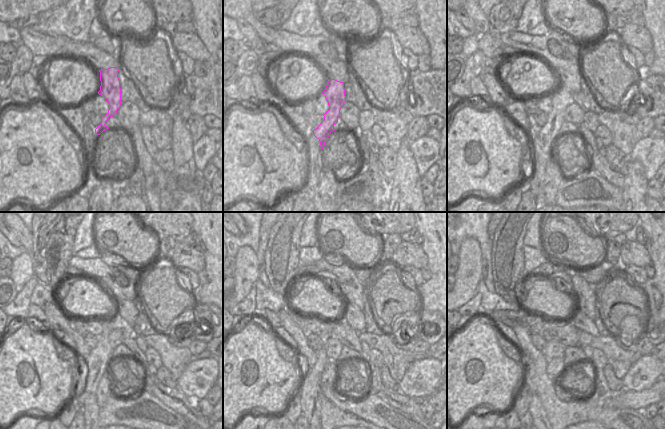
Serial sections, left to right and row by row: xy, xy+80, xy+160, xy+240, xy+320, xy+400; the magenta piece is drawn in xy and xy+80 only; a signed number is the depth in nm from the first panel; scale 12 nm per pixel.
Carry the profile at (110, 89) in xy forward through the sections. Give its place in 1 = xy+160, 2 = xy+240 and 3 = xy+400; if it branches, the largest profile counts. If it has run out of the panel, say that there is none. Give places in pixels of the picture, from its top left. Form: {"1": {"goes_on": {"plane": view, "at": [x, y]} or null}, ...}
{"1": {"goes_on": {"plane": "xy+160", "at": [543, 143]}}, "2": {"goes_on": {"plane": "xy+240", "at": [98, 360]}}, "3": {"goes_on": {"plane": "xy+400", "at": [536, 409]}}}

